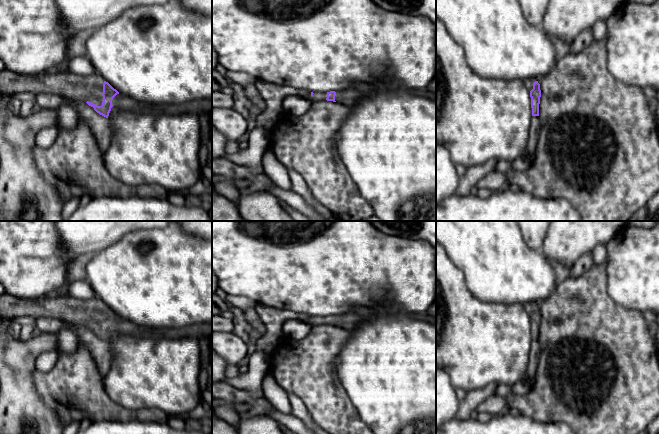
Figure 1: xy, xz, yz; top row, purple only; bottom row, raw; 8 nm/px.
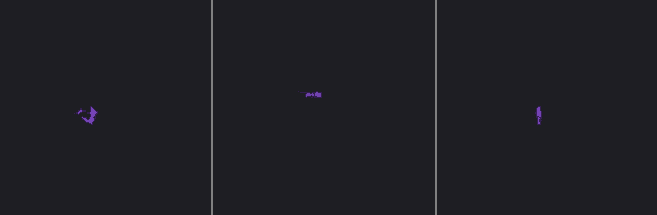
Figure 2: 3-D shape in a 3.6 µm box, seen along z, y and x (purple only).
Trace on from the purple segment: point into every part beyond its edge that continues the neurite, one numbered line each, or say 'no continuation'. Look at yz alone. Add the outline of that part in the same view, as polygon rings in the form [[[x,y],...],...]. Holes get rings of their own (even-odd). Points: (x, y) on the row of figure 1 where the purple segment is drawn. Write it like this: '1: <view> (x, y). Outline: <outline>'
1: yz (528, 83). Outline: [[[526,79],[524,81],[524,84],[526,86],[526,88],[531,91],[533,89],[533,83],[537,81],[539,83],[539,80],[538,79]]]

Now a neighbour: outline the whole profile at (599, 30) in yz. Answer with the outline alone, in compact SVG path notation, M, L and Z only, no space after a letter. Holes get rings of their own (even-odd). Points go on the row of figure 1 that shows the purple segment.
M597 21L592 27L592 33L595 40L601 40L605 38L607 33L606 21Z

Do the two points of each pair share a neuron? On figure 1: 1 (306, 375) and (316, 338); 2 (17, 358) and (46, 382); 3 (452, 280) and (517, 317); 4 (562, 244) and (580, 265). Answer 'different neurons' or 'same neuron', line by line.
1: same neuron
2: different neurons
3: same neuron
4: different neurons

